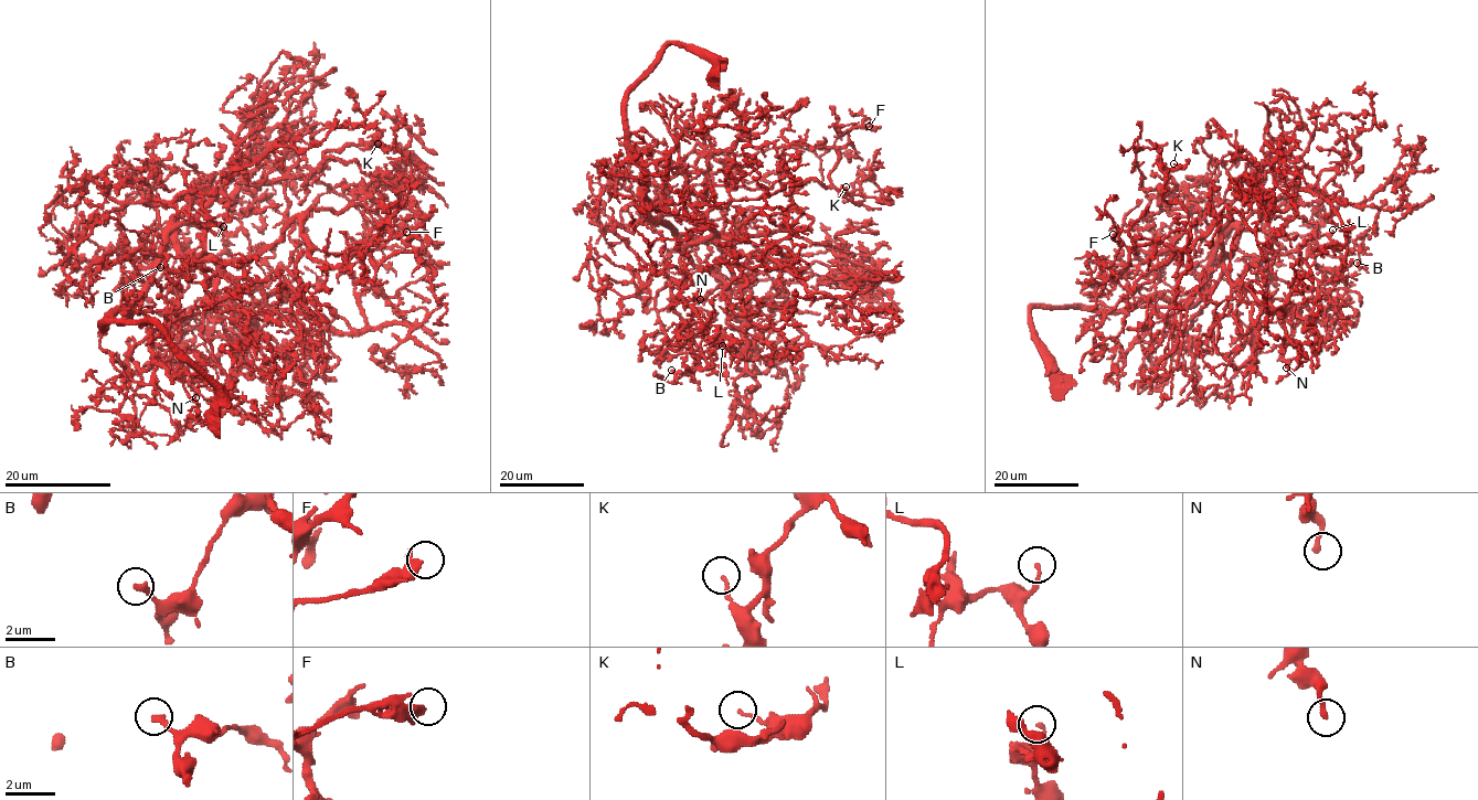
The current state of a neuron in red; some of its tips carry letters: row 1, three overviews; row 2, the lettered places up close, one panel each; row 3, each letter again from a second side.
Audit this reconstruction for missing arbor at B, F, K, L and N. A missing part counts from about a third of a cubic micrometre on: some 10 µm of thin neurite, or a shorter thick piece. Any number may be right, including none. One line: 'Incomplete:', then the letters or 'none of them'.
Incomplete: none of them

